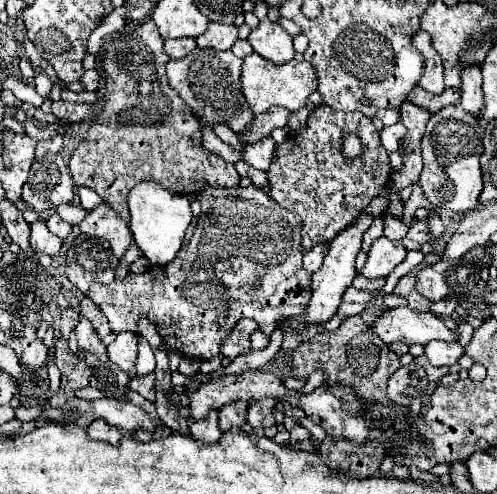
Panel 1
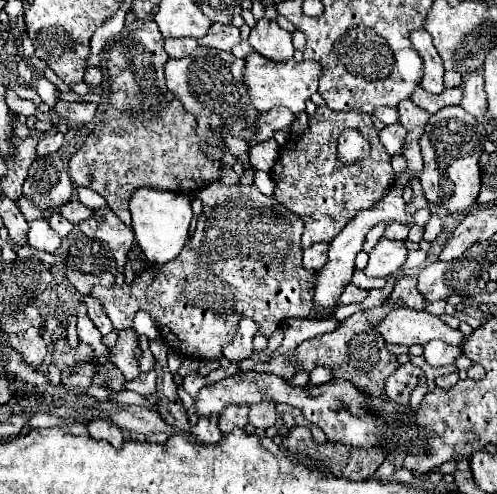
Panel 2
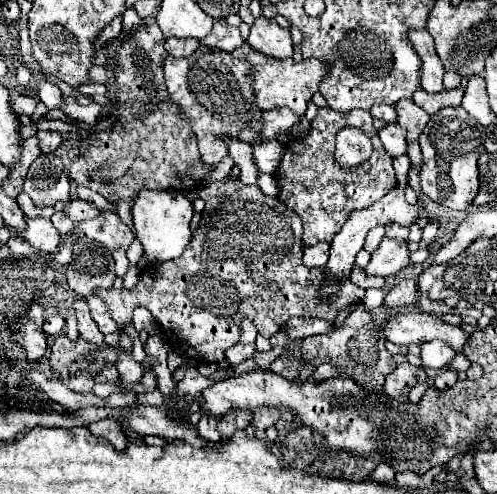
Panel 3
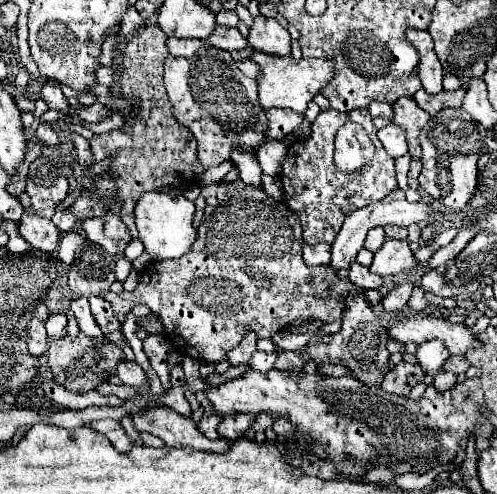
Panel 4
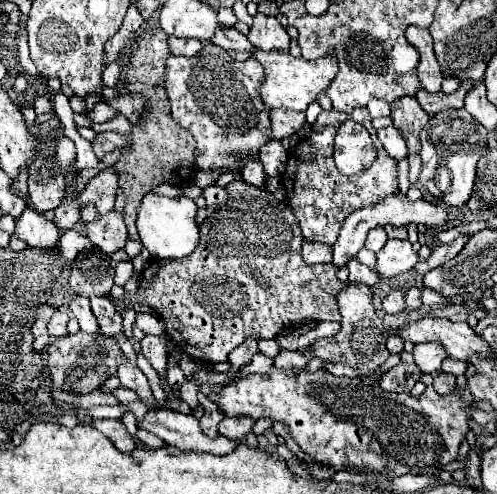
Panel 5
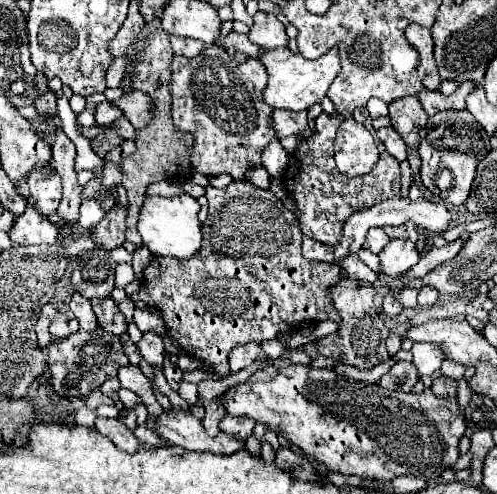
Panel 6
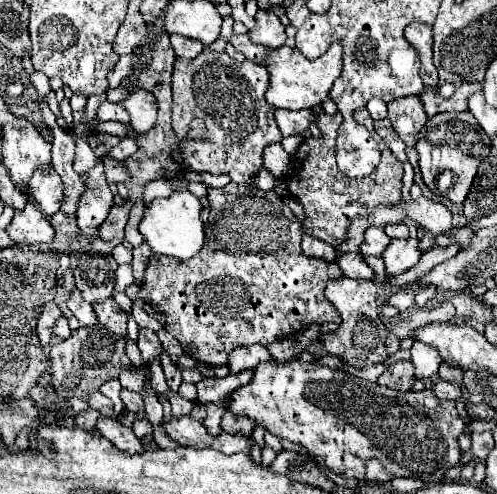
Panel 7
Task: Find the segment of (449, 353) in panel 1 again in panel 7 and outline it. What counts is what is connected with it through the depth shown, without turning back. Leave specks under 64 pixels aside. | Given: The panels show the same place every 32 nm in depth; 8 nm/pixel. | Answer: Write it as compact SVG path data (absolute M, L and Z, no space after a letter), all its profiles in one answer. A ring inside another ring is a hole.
M414 340L412 346L412 364L414 364L414 378L424 380L424 378L436 378L438 376L438 366L440 366L440 354L436 348Z

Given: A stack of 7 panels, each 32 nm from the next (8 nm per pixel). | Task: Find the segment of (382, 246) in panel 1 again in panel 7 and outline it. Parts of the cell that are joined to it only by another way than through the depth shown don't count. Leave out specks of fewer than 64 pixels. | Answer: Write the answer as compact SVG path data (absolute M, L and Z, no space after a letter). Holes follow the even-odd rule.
M418 238L392 240L390 246L382 252L382 260L384 260L386 272L390 276L406 272L420 260L420 256L422 256L422 252L418 248Z

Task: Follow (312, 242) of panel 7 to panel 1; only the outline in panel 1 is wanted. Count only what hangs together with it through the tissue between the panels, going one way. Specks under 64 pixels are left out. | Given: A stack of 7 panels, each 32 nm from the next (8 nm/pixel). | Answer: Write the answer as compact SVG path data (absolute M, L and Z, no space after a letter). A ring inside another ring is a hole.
M322 242L322 244L316 244L316 248L310 248L304 252L304 268L308 272L316 272L320 270L320 266L324 264L324 256L328 252L328 244Z

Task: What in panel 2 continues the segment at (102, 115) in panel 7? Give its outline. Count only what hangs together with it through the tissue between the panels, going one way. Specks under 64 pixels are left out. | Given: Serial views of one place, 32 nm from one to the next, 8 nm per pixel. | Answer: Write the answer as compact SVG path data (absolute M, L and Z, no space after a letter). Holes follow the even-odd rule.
M60 100L54 106L54 112L62 118L66 118L70 124L90 124L96 118L98 104L80 104L80 102L64 102Z

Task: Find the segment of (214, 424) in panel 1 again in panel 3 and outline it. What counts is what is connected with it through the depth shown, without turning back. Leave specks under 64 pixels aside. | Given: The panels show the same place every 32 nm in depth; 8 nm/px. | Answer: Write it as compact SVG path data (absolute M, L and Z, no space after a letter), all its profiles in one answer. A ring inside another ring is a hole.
M204 414L204 416L200 418L196 430L200 432L202 438L206 438L206 440L210 440L210 442L220 442L222 438L220 438L220 434L218 434L218 430L216 430L218 420L220 420L220 418L214 416L214 414Z

